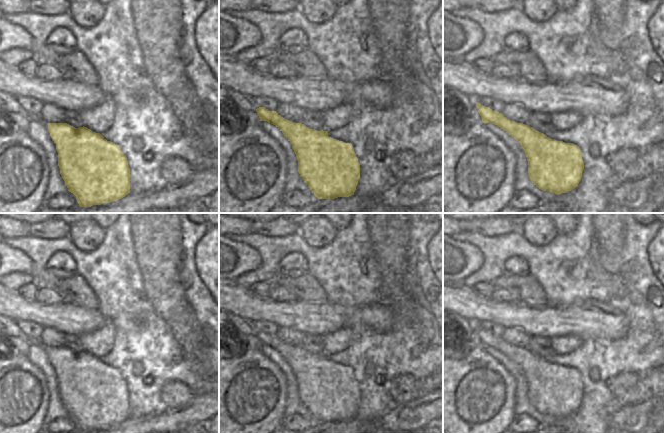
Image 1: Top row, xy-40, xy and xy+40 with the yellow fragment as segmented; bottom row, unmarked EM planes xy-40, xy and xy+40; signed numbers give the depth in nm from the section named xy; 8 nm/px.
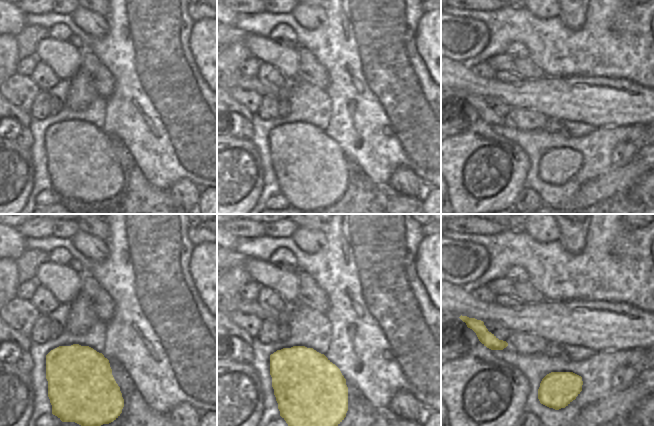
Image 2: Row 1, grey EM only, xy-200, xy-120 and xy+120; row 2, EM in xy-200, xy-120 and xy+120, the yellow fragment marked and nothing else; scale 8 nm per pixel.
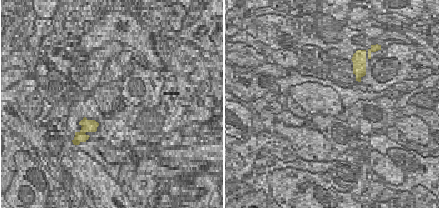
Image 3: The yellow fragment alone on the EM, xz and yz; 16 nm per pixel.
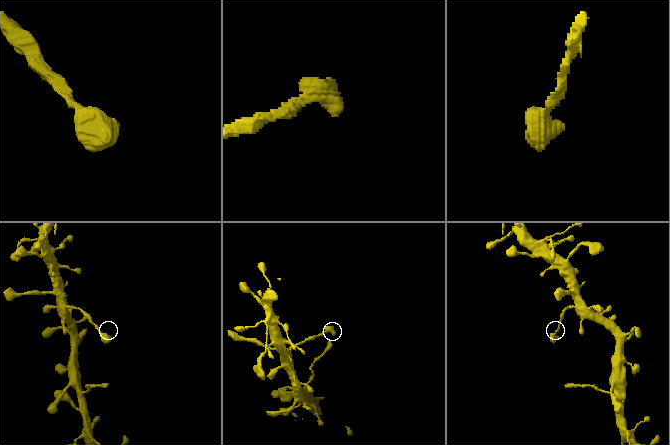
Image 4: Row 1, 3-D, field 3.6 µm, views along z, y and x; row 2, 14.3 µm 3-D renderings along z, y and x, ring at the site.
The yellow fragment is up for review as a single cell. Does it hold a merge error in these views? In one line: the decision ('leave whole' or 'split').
leave whole

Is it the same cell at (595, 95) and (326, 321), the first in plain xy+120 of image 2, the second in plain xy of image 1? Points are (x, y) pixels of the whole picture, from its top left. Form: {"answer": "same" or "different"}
{"answer": "same"}

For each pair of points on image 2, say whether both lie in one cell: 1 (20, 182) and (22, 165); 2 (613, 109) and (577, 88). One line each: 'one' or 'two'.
1: one
2: one

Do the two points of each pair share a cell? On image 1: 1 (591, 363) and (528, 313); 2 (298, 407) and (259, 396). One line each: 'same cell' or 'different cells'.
1: different cells
2: different cells

